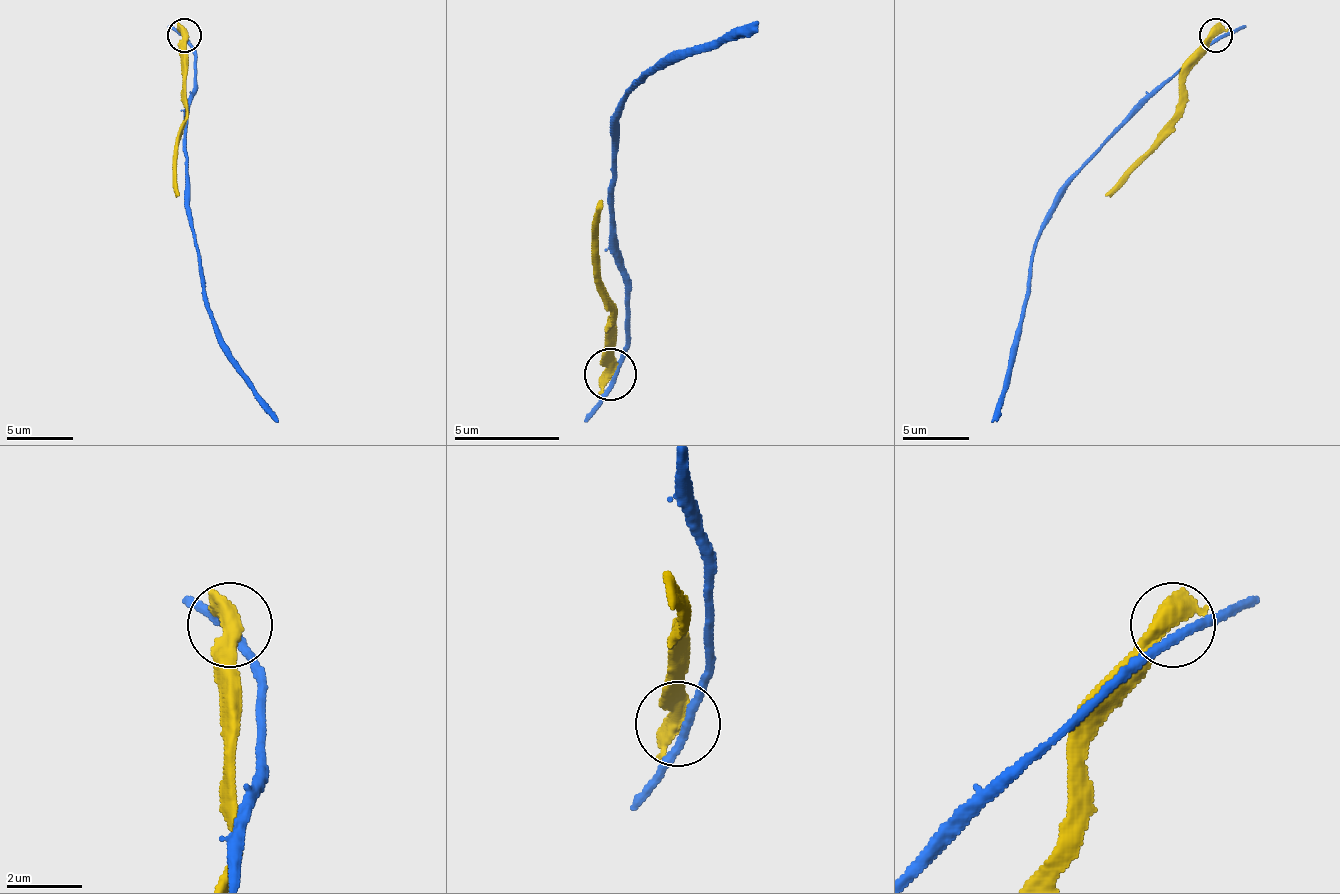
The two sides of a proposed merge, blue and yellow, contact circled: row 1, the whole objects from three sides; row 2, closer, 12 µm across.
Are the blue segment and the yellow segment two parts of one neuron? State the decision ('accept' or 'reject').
reject

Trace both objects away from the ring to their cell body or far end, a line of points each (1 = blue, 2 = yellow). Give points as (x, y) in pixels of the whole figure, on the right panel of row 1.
1: (1218, 36), (1195, 52), (1081, 170), (1054, 210), (1034, 250), (1031, 293), (1017, 337), (1004, 404), (990, 421)
2: (1215, 36), (1185, 79), (1185, 113), (1178, 123), (1104, 196)

